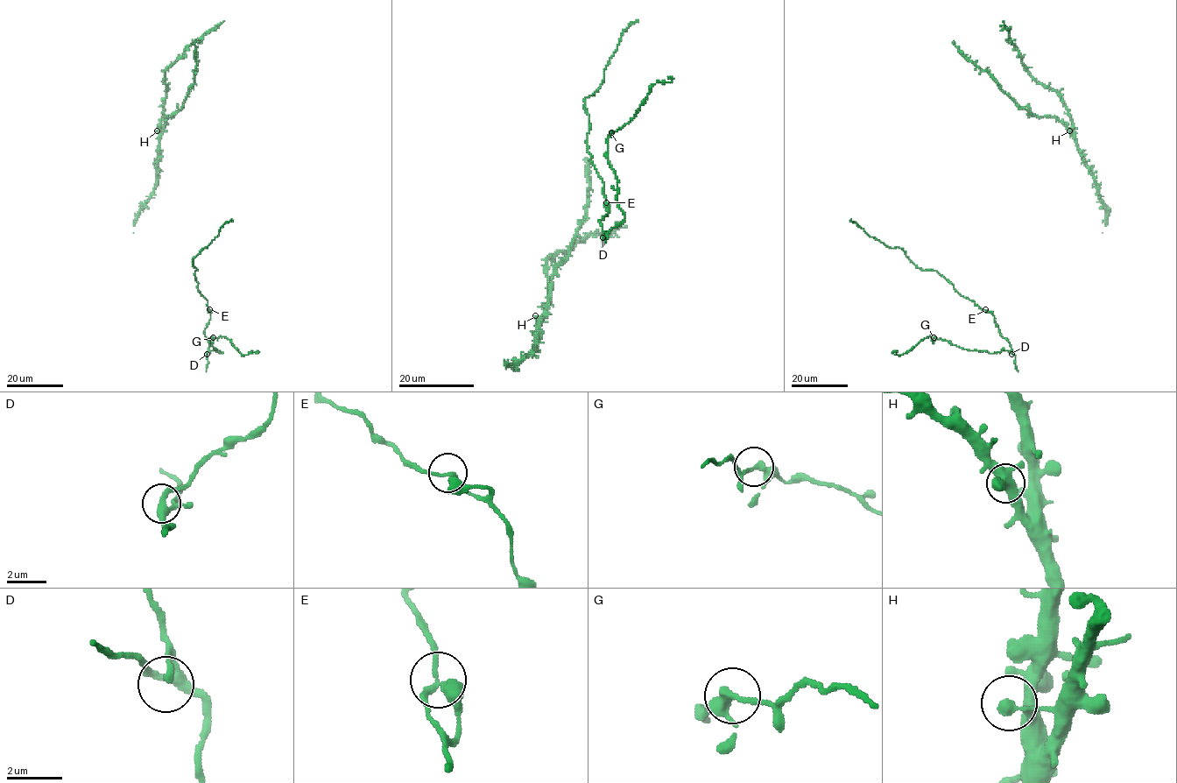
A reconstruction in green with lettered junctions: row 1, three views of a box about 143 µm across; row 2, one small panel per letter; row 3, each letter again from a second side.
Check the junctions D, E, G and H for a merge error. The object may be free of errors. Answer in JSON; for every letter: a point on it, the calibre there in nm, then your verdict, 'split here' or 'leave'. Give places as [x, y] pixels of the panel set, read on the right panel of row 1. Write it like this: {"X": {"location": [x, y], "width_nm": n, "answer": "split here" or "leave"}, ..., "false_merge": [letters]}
{"D": {"location": [1011, 354], "width_nm": 300, "answer": "leave"}, "E": {"location": [985, 309], "width_nm": 240, "answer": "leave"}, "G": {"location": [933, 337], "width_nm": 240, "answer": "leave"}, "H": {"location": [1069, 130], "width_nm": 260, "answer": "leave"}, "false_merge": []}

